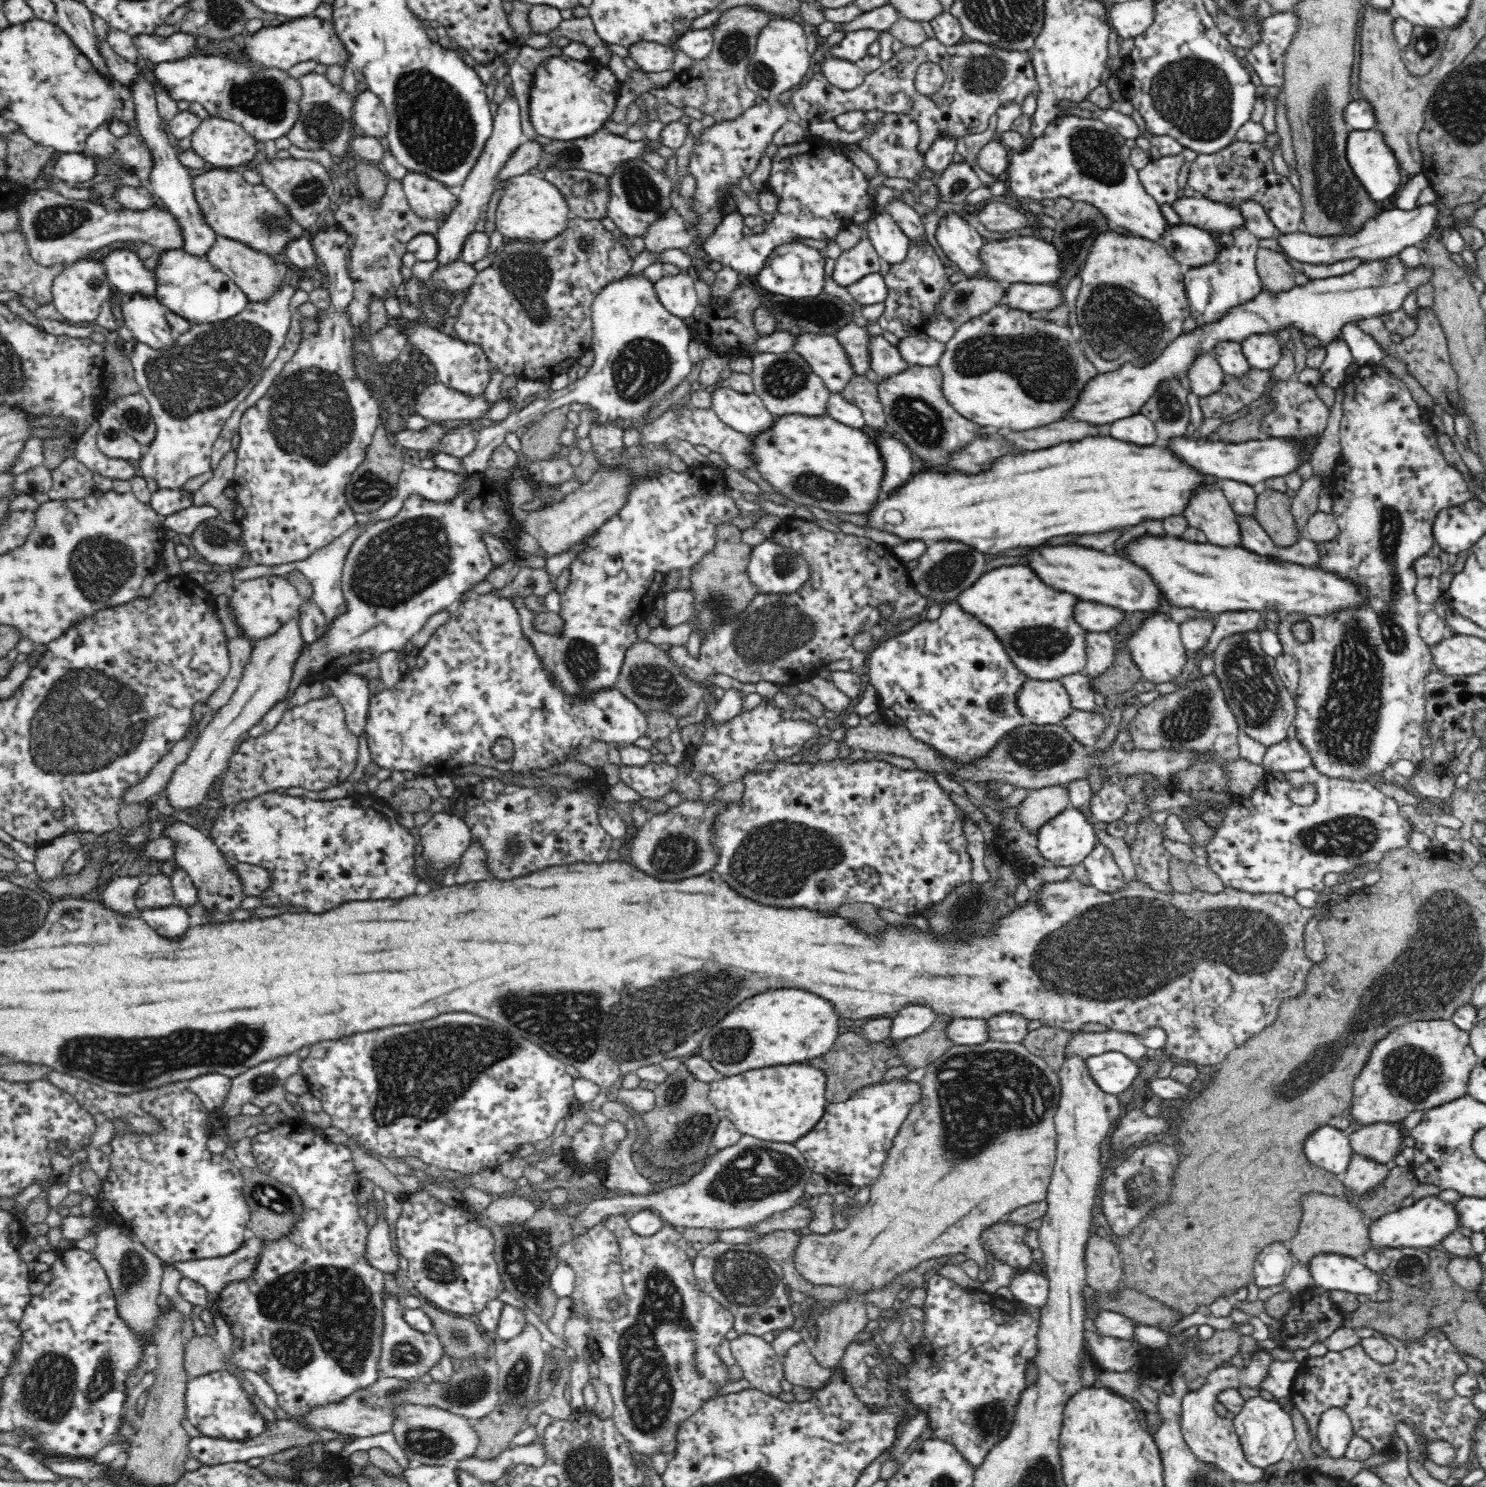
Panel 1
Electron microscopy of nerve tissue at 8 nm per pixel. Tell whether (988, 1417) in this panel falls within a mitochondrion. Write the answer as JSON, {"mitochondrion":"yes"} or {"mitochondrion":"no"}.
{"mitochondrion":"yes"}

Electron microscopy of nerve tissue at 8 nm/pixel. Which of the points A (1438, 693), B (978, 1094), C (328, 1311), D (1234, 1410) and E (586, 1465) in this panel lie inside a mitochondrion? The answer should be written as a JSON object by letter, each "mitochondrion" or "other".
{"A":"other","B":"mitochondrion","C":"mitochondrion","D":"other","E":"mitochondrion"}

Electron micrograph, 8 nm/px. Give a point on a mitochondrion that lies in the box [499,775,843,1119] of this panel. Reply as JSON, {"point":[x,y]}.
{"point":[671,850]}

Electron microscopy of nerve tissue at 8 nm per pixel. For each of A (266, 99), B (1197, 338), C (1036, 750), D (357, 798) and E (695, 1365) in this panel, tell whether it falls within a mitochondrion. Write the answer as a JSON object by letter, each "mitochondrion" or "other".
{"A":"mitochondrion","B":"other","C":"mitochondrion","D":"other","E":"mitochondrion"}

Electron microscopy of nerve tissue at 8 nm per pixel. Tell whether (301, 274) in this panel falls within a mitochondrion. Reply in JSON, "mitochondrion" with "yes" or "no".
{"mitochondrion":"no"}

